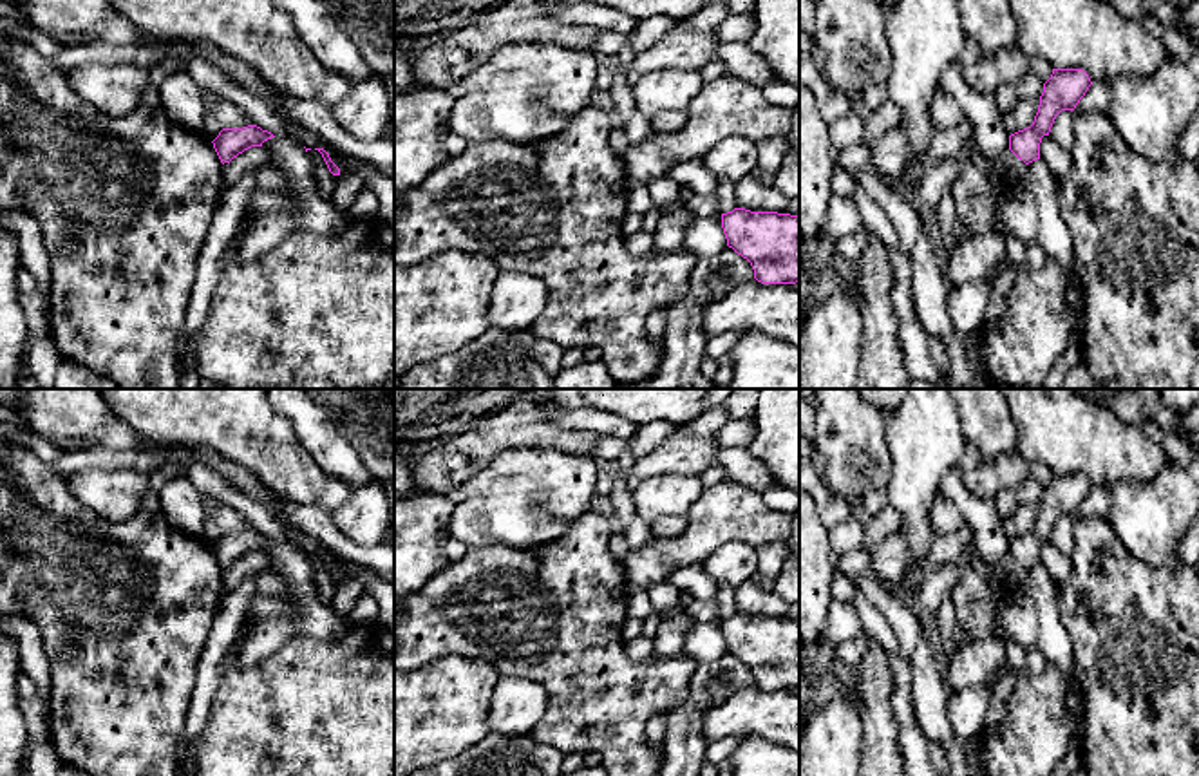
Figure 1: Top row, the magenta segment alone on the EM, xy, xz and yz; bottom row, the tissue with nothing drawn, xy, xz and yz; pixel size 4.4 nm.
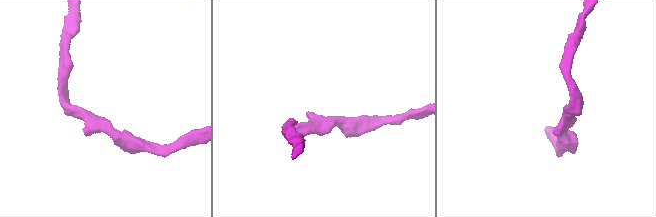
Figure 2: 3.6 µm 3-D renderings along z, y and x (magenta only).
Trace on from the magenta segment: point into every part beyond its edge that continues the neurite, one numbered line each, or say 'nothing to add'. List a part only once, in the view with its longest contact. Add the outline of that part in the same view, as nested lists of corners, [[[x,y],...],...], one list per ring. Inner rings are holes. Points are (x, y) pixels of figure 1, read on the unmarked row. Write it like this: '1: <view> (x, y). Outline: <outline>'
nothing to add

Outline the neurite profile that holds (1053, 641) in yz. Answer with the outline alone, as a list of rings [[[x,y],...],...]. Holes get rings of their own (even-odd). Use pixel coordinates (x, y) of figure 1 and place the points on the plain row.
[[[1042,563],[1027,570],[1024,593],[1036,604],[1036,648],[1047,664],[1060,669],[1065,695],[1081,695],[1080,684],[1072,682],[1069,677],[1071,669],[1076,666],[1074,649],[1058,613],[1054,584]]]

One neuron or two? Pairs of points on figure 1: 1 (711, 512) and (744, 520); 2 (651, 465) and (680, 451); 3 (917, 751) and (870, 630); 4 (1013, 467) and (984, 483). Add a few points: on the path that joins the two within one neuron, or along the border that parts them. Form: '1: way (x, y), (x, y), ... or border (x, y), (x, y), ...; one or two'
1: way (718, 512), (736, 512); one
2: way (659, 462), (673, 456); one
3: way (906, 720), (903, 711), (903, 670), (896, 657); one
4: way (1006, 471), (991, 476); one

